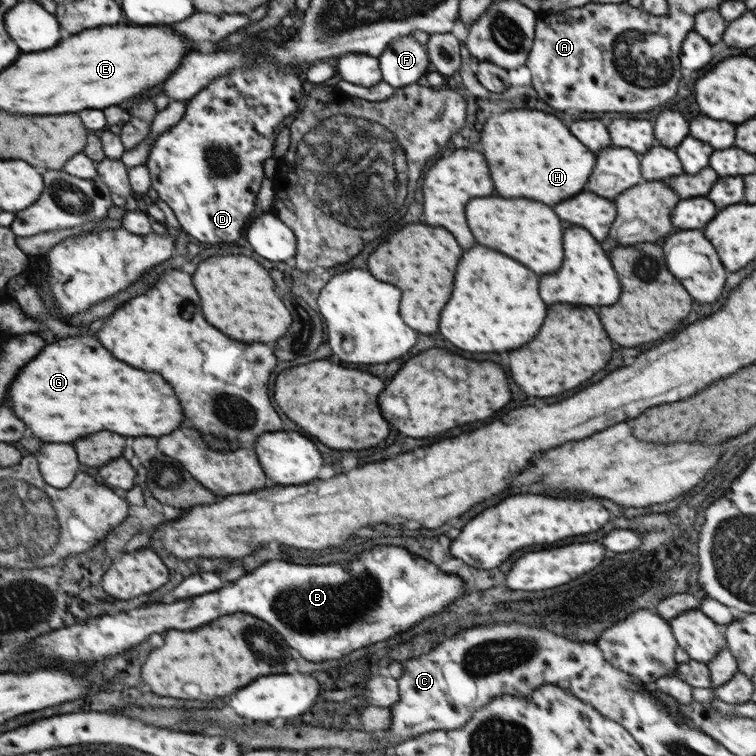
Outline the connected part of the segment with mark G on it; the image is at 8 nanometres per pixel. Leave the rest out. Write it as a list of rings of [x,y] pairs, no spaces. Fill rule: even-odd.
[[[90,336],[50,342],[12,382],[10,402],[18,410],[18,418],[44,442],[72,442],[98,430],[158,438],[176,430],[184,418],[176,392],[160,374],[144,372],[116,360]]]

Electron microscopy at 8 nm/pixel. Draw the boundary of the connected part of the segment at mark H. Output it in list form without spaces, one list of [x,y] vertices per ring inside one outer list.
[[[512,110],[490,118],[482,130],[482,154],[490,166],[494,188],[502,198],[530,198],[542,204],[558,204],[578,192],[582,192],[588,176],[592,174],[596,156],[570,134],[570,130],[552,114],[538,110]]]

